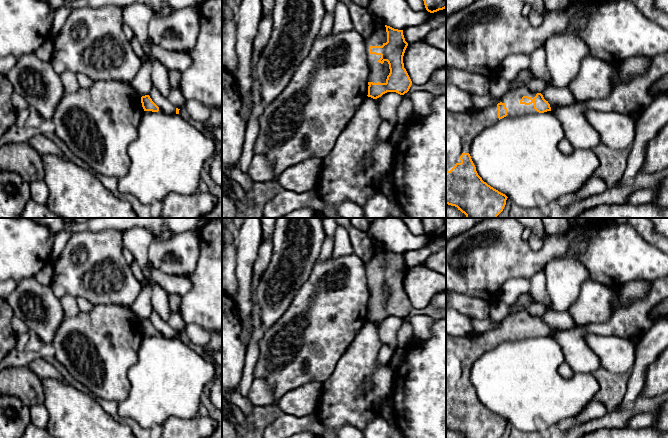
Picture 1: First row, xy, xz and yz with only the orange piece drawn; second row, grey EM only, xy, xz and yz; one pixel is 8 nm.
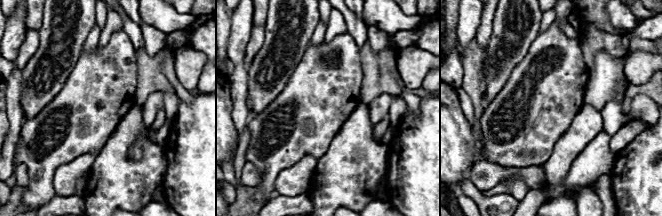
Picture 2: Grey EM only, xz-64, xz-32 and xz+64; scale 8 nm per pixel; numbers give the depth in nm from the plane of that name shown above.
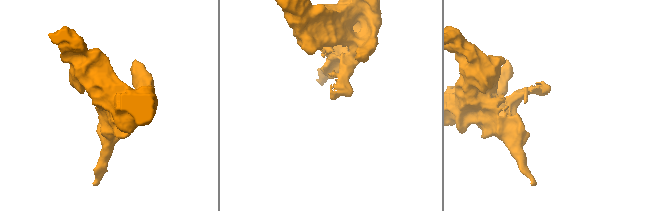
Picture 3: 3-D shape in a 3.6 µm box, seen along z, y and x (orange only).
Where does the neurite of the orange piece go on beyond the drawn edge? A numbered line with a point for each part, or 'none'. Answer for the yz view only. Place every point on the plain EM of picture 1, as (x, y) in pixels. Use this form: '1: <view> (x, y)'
1: yz (512, 322)

